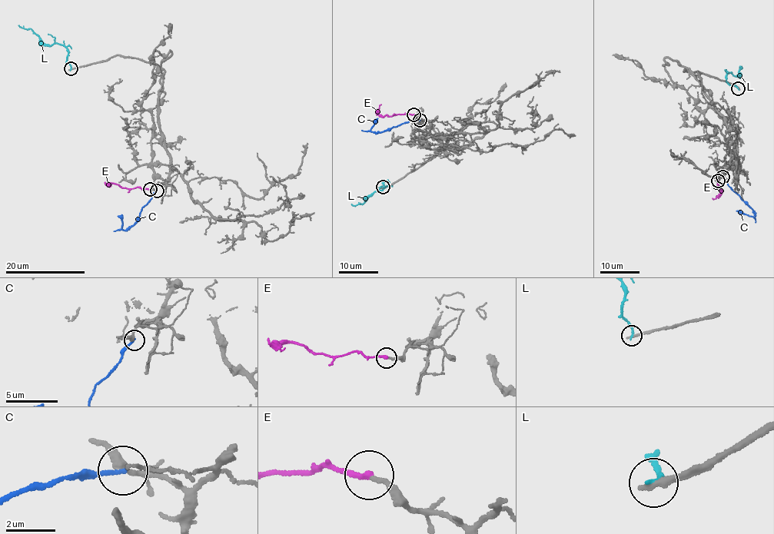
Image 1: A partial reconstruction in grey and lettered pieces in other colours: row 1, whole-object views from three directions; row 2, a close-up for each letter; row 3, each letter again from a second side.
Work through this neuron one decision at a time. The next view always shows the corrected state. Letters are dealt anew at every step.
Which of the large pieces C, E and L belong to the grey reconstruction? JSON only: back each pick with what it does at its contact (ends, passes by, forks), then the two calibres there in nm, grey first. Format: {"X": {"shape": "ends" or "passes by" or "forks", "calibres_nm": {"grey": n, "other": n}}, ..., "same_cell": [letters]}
{"E": {"shape": "ends", "calibres_nm": {"grey": 180, "other": 240}}, "same_cell": ["E"]}

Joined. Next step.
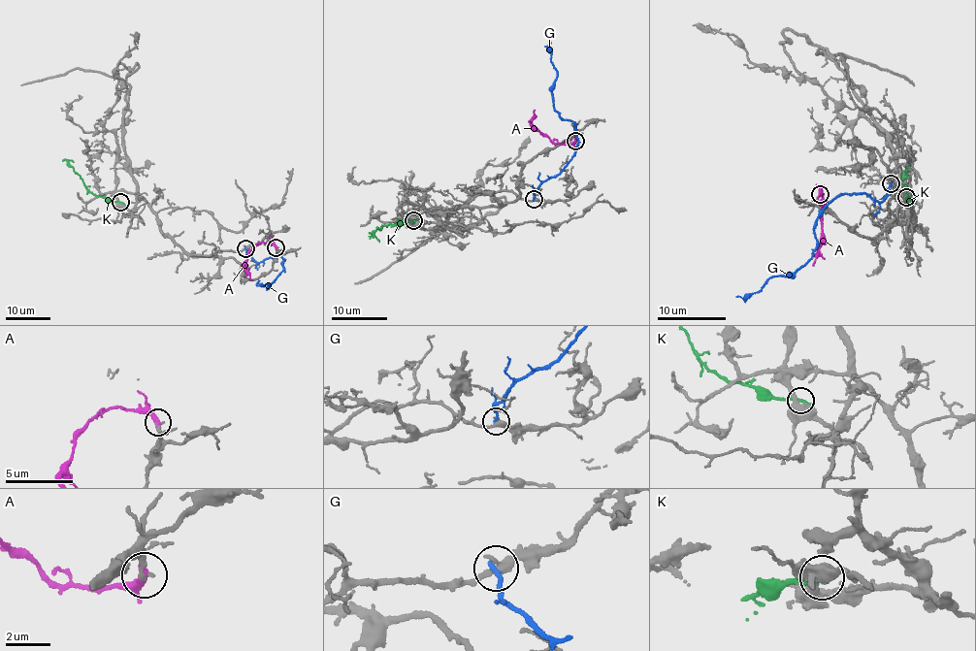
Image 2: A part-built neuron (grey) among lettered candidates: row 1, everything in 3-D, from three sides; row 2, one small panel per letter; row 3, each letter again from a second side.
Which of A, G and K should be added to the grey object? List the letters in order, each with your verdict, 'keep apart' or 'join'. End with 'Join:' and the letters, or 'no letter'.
A: join
G: keep apart
K: keep apart
Join: A

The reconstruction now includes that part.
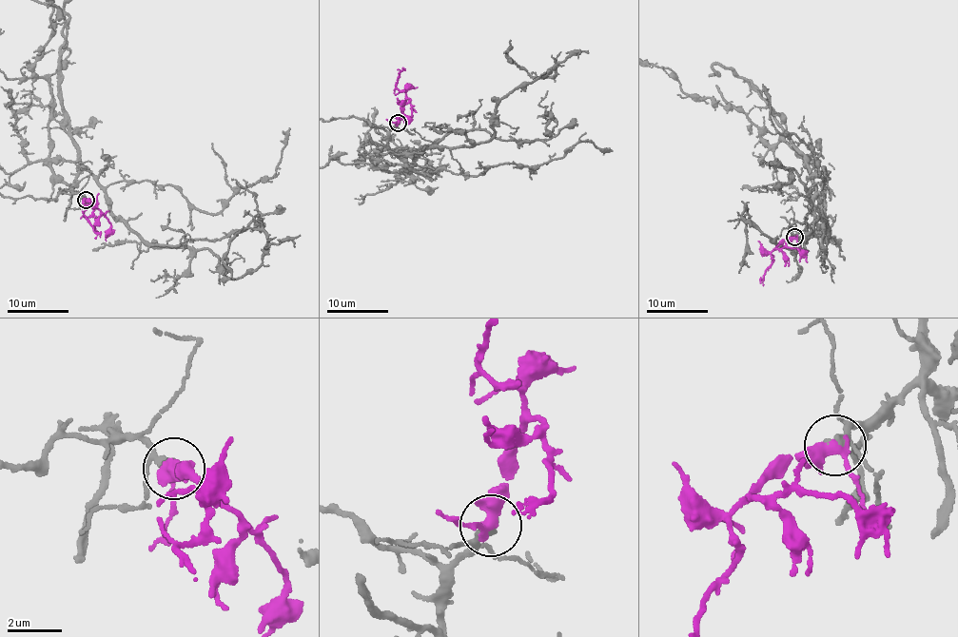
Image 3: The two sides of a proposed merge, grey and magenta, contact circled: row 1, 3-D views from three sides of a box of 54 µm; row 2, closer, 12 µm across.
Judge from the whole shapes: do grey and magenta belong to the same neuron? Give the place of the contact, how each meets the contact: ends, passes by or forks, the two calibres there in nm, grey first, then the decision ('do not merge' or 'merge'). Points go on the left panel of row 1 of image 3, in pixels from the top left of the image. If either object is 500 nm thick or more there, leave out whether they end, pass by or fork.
at (86, 200); grey ends there; magenta passes by; 400 nm thick on the grey side, 440 nm on the other; merge

